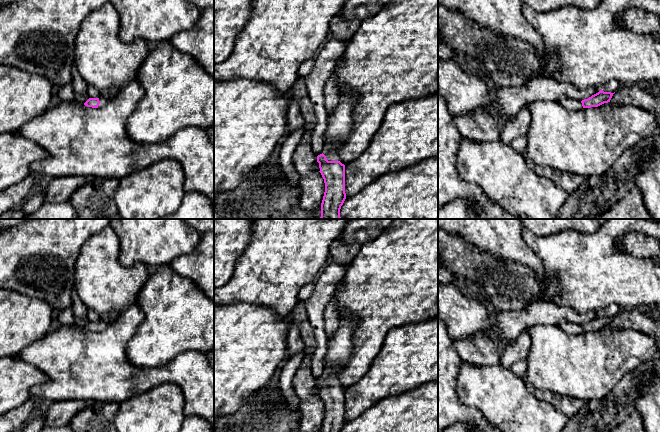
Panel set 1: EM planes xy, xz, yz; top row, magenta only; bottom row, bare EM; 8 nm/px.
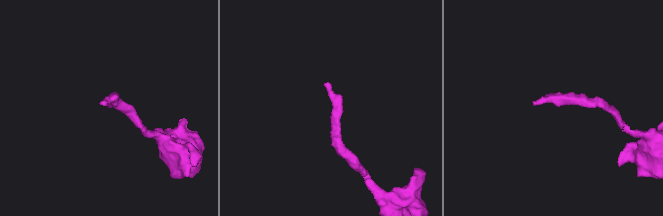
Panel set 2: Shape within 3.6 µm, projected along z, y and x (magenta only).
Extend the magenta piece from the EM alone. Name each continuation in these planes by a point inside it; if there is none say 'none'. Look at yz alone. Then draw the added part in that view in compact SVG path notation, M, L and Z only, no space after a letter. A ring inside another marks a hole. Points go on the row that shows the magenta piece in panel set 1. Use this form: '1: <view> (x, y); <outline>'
1: yz (572, 104); M561 97L558 101L562 106L571 110L580 110L583 108L582 103L578 100Z

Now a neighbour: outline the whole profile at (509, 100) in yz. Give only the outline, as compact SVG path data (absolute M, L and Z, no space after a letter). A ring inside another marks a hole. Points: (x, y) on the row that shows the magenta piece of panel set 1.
M540 77L520 86L492 86L497 120L505 124L528 103L554 100L561 97L582 101L598 93L602 87L589 87L579 90L568 83L560 83L550 78Z

